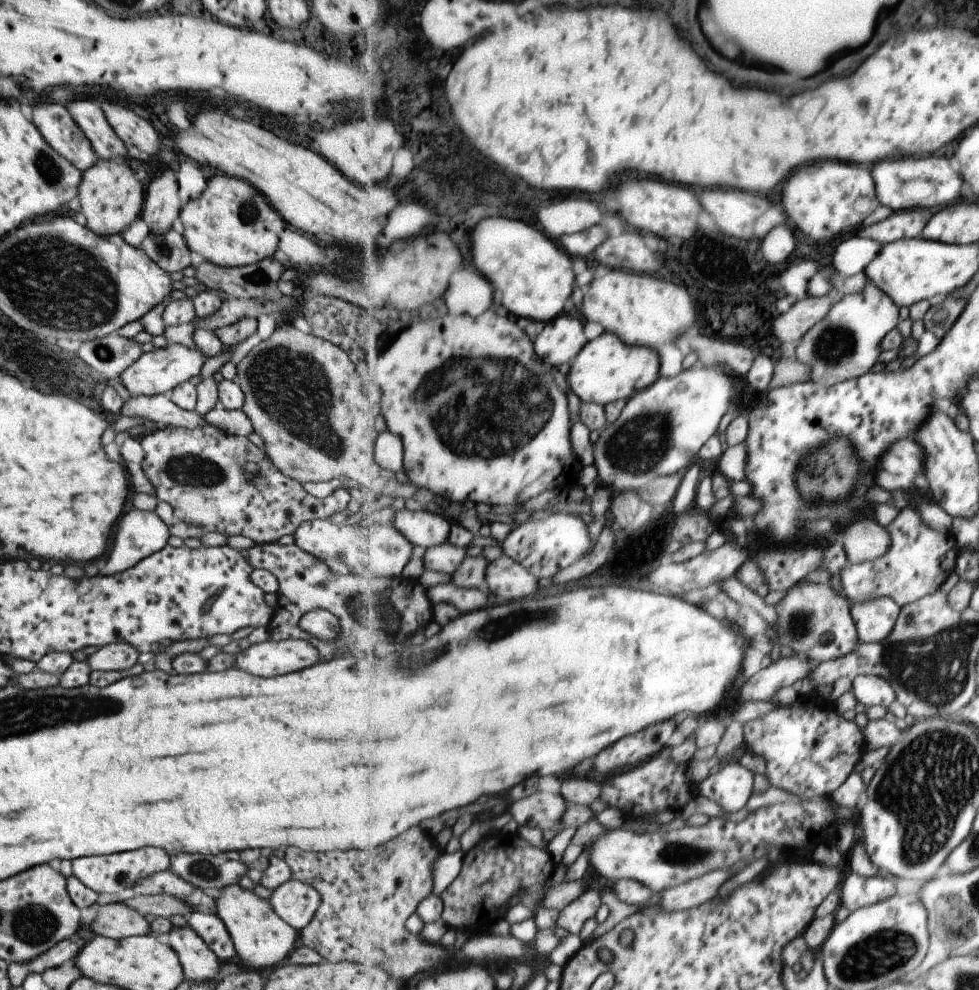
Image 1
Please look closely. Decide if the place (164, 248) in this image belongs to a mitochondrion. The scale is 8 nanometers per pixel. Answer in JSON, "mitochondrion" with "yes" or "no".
{"mitochondrion":"yes"}

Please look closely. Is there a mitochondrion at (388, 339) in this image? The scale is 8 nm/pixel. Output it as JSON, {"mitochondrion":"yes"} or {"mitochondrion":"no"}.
{"mitochondrion":"no"}

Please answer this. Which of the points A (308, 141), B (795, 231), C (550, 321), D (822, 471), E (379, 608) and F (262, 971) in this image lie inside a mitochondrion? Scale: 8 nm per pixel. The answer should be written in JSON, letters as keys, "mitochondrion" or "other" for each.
{"A":"other","B":"other","C":"other","D":"mitochondrion","E":"mitochondrion","F":"other"}

